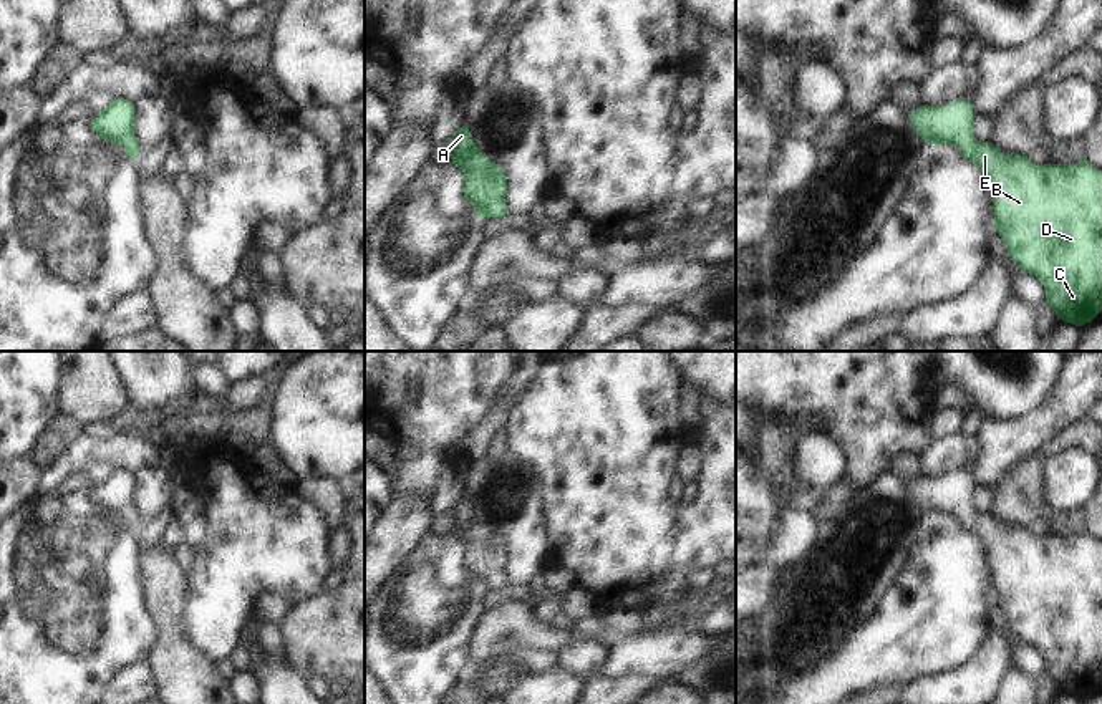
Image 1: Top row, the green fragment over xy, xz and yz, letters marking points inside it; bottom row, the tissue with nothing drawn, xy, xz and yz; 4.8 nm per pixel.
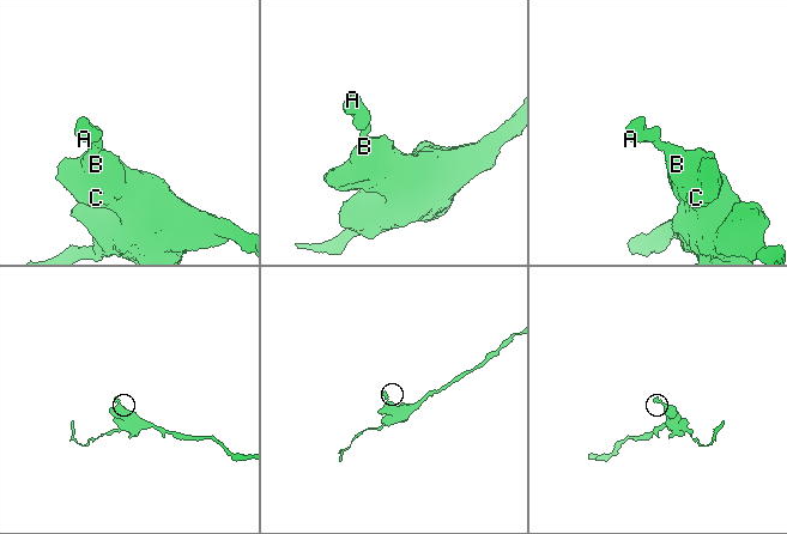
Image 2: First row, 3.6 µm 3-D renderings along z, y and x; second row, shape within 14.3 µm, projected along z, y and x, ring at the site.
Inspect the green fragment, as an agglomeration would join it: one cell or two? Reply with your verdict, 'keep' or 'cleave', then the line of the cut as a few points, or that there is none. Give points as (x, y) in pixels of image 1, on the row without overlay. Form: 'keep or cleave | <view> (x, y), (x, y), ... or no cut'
keep | no cut

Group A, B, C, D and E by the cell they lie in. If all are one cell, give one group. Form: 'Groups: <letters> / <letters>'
Groups: A B C D E

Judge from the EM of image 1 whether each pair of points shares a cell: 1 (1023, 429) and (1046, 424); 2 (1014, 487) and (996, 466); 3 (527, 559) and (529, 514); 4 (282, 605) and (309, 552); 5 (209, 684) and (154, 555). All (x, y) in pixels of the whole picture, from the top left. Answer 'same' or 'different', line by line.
1: same
2: different
3: same
4: different
5: same

